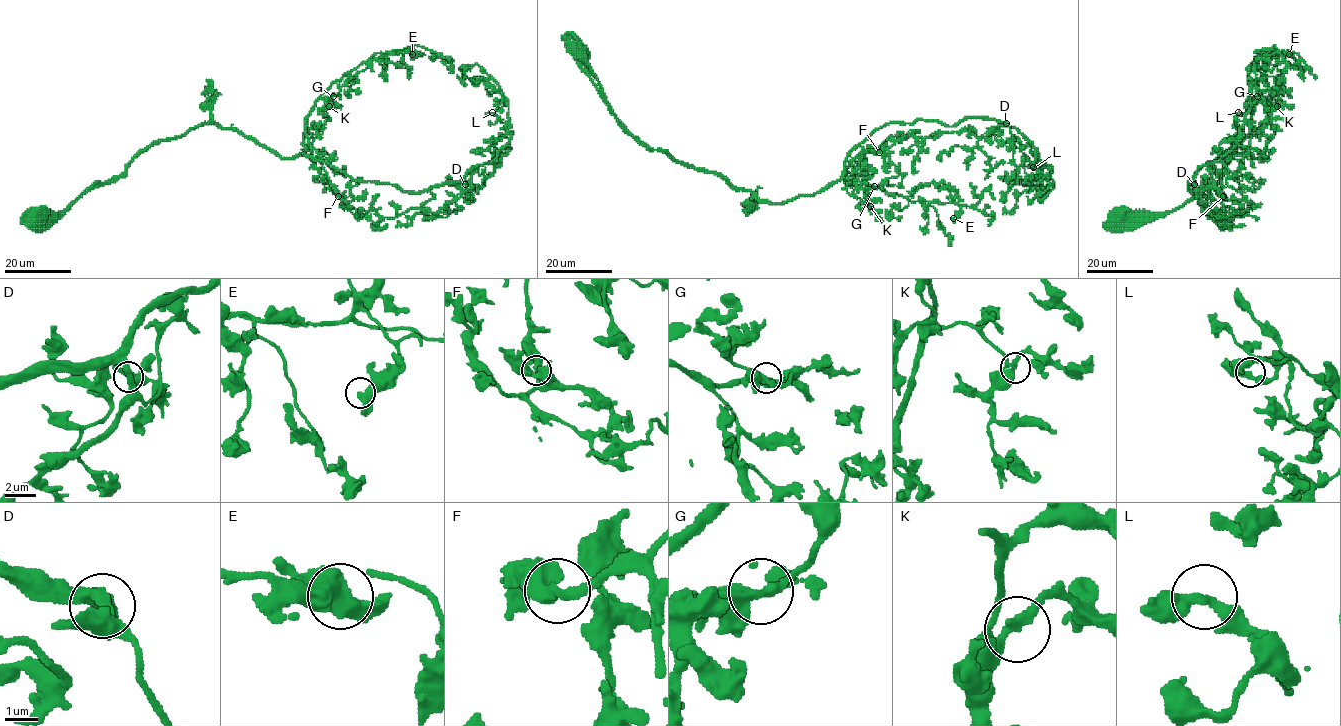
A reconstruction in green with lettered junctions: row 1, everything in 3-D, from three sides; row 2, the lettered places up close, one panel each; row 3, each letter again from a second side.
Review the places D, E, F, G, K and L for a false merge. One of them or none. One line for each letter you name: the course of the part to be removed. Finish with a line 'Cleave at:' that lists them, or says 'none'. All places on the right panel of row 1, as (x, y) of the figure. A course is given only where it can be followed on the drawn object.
Cleave at: none

